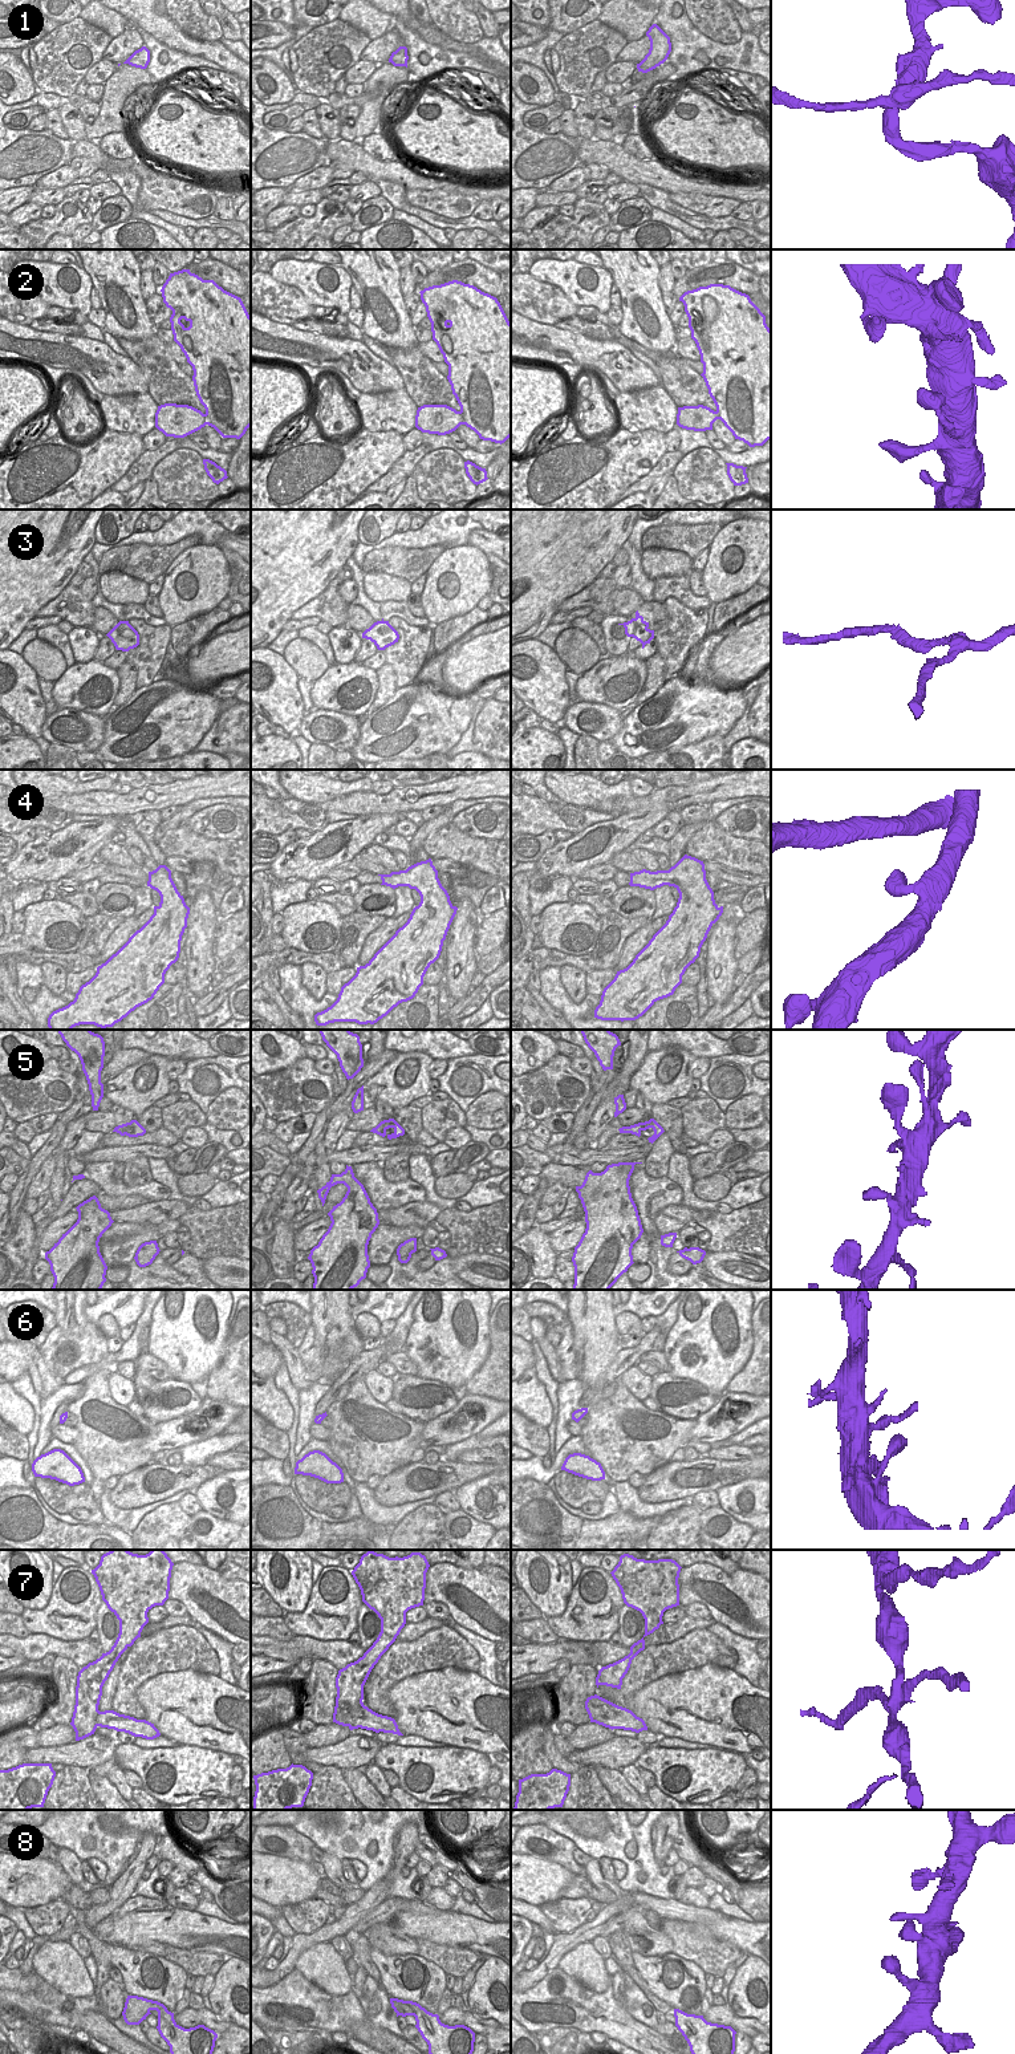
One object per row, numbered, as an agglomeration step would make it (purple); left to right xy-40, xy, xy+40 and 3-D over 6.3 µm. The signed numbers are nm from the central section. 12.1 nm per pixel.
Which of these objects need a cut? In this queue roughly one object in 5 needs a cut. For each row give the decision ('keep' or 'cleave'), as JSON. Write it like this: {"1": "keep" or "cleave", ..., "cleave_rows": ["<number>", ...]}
{"1": "cleave", "2": "keep", "3": "keep", "4": "keep", "5": "keep", "6": "keep", "7": "cleave", "8": "keep", "cleave_rows": ["1", "7"]}

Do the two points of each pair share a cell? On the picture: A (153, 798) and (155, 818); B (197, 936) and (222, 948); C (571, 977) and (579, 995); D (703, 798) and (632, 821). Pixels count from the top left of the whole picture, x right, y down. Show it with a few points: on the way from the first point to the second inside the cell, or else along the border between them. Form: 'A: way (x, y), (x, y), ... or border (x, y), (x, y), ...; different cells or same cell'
A: border (159, 810), (146, 810), (138, 816); different cells
B: border (219, 921), (215, 928), (216, 959); different cells
C: way (575, 981), (579, 991); same cell
D: border (637, 810), (654, 803), (664, 803), (670, 810); different cells

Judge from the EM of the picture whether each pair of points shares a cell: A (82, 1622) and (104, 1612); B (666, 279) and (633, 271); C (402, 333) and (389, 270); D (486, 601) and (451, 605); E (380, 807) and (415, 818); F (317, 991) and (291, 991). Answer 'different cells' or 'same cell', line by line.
A: different cells
B: different cells
C: same cell
D: different cells
E: different cells
F: different cells

